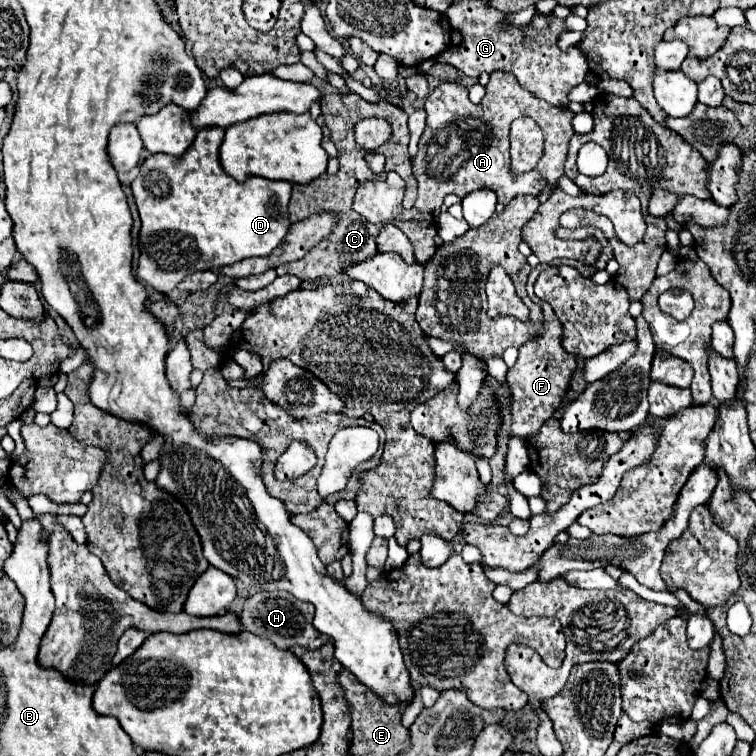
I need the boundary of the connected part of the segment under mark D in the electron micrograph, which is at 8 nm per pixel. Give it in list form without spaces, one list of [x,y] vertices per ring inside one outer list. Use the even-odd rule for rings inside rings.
[[[202,128],[194,142],[182,156],[152,154],[140,164],[140,172],[132,182],[132,192],[142,220],[140,230],[140,260],[138,278],[150,284],[156,292],[170,292],[188,274],[200,270],[218,270],[222,266],[240,262],[252,256],[268,256],[286,236],[288,222],[288,200],[292,186],[288,182],[272,182],[266,178],[252,176],[244,184],[238,184],[224,172],[218,160],[218,148],[224,130]]]

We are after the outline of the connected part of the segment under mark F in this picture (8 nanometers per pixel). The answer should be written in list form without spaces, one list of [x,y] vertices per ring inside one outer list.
[[[533,268],[528,276],[528,296],[540,304],[542,314],[544,314],[544,322],[542,322],[542,332],[538,332],[538,336],[534,340],[530,340],[530,344],[524,344],[520,348],[520,356],[516,360],[516,364],[508,370],[508,384],[514,396],[514,406],[512,406],[512,416],[514,416],[514,424],[512,424],[512,432],[516,436],[528,438],[530,434],[536,434],[540,430],[540,426],[554,414],[554,410],[560,406],[564,394],[568,392],[568,384],[572,378],[572,370],[576,366],[576,360],[572,354],[564,352],[560,338],[562,338],[562,324],[556,318],[556,314],[552,312],[550,304],[546,304],[544,300],[536,298],[532,286],[538,278],[540,270]]]

